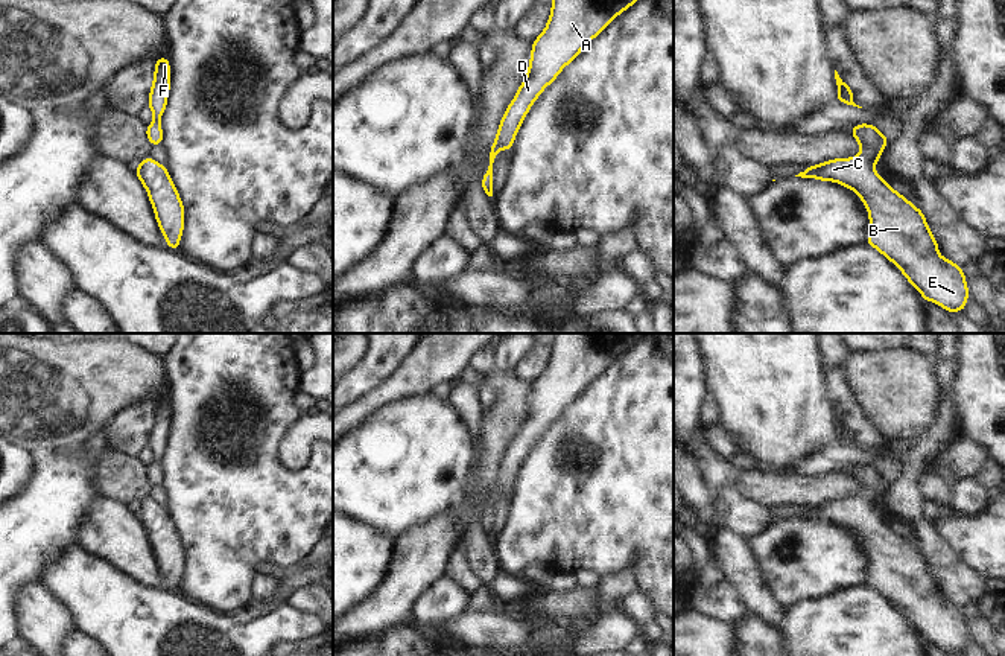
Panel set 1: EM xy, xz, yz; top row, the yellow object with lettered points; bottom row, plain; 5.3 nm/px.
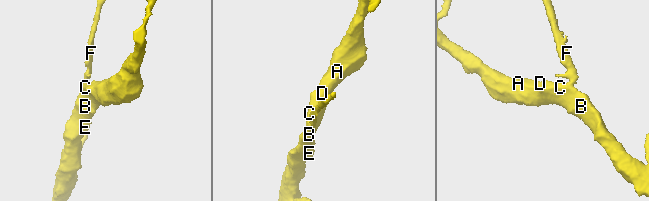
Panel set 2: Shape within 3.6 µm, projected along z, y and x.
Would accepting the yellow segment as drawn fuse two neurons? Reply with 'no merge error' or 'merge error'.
no merge error

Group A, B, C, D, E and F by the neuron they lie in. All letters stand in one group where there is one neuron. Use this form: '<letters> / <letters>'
A B C D E F

